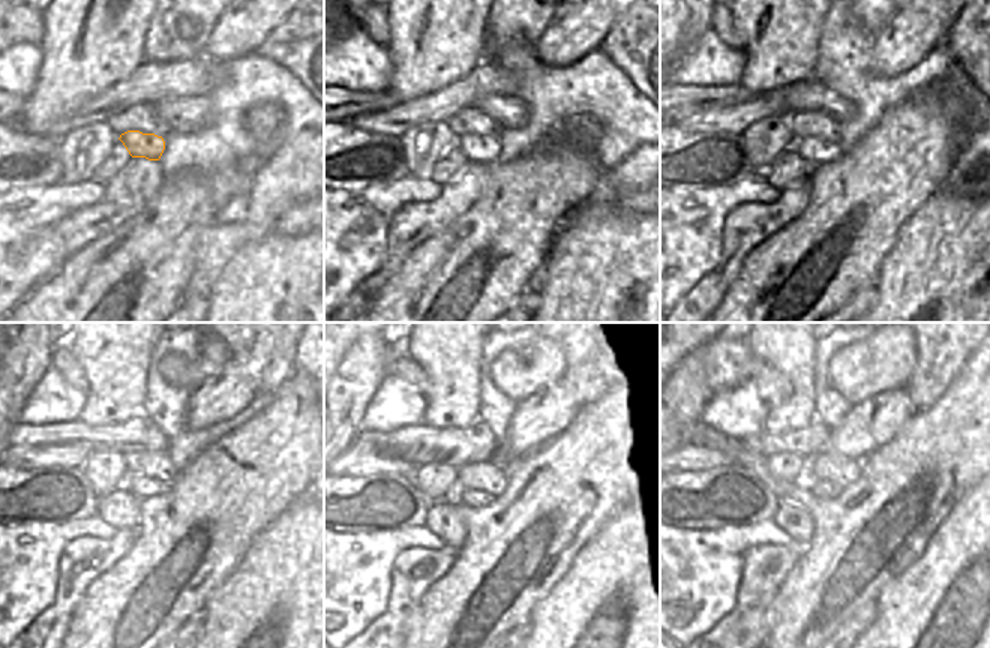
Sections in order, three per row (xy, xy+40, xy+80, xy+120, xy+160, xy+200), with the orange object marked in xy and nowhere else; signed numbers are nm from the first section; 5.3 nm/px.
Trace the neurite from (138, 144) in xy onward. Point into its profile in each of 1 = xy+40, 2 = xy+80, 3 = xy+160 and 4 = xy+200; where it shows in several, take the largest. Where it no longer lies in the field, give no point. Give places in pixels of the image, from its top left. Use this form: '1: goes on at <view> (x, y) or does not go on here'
1: goes on at xy+40 (477, 149)
2: goes on at xy+80 (813, 150)
3: goes on at xy+160 (495, 486)
4: goes on at xy+200 (822, 489)

